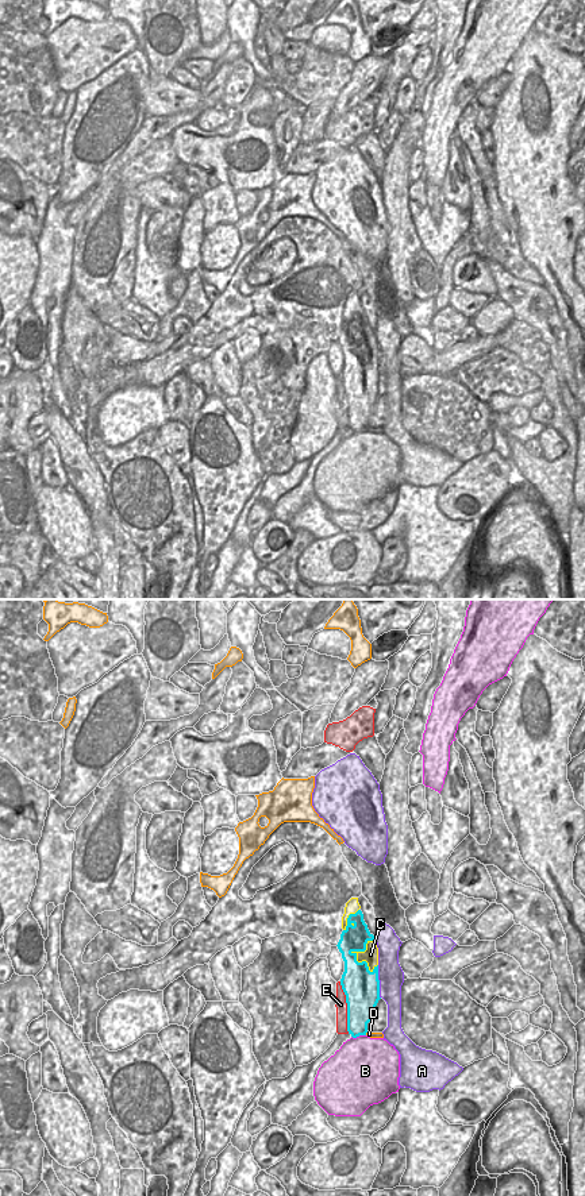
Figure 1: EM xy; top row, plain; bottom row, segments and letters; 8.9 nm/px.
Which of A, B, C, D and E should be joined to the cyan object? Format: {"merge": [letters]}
{"merge": ["C"]}

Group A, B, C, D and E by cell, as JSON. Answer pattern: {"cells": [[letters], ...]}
{"cells": [["A"], ["B"], ["C"], ["D"], ["E"]]}

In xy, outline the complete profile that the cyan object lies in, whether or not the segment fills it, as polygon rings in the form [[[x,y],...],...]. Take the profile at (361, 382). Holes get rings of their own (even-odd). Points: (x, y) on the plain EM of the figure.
[[[351,293],[342,312],[338,344],[345,356],[340,374],[347,398],[347,427],[353,433],[366,431],[380,393],[378,343],[359,305],[358,293]]]

